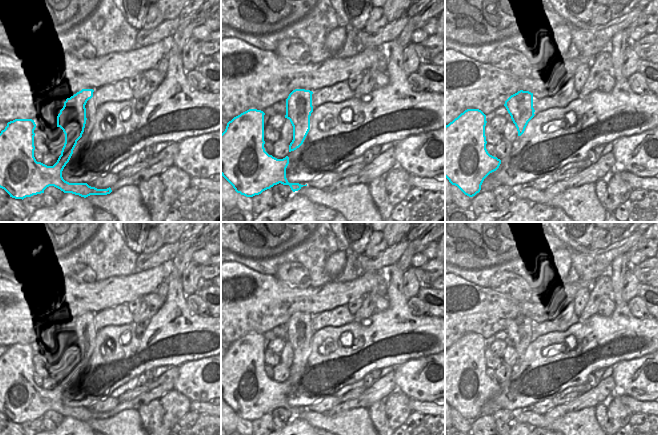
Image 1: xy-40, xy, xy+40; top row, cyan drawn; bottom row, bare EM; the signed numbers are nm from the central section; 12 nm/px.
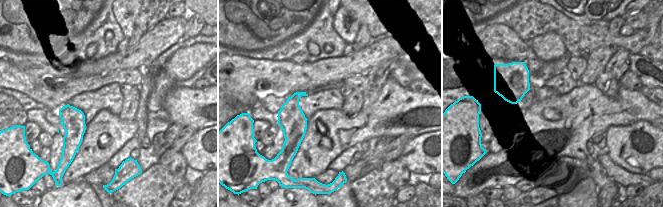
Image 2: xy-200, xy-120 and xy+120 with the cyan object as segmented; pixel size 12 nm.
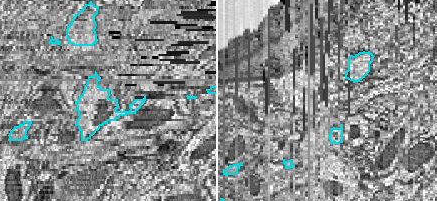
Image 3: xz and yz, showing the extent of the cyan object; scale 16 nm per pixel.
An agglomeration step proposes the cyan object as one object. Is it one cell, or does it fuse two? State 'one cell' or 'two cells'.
one cell

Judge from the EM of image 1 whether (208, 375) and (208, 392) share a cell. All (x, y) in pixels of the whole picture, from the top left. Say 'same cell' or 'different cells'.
same cell

